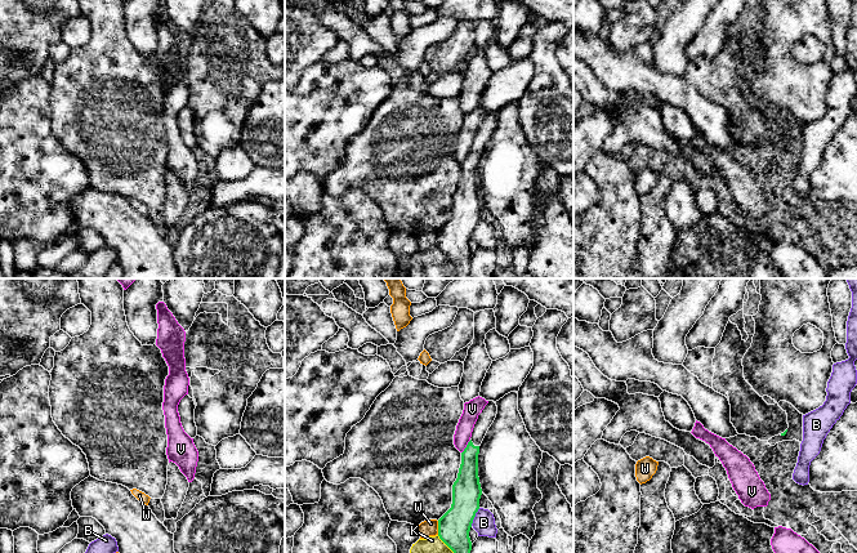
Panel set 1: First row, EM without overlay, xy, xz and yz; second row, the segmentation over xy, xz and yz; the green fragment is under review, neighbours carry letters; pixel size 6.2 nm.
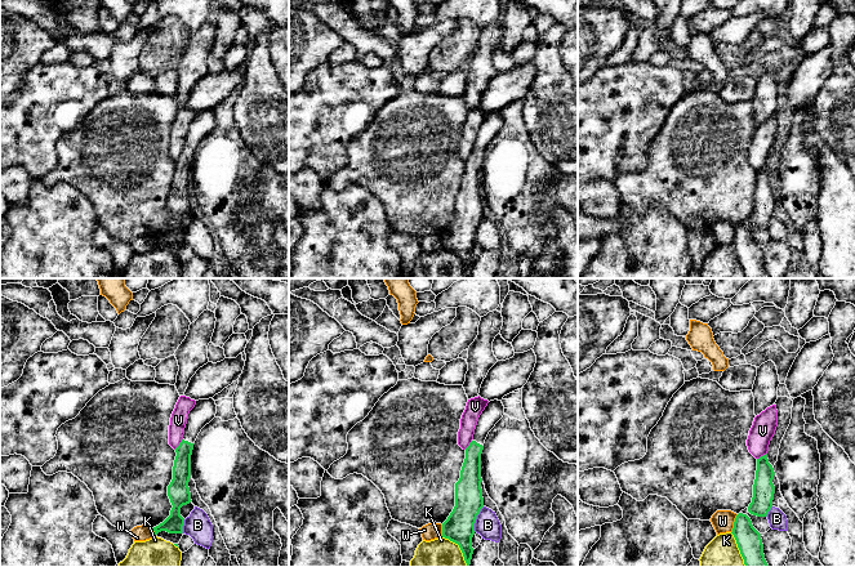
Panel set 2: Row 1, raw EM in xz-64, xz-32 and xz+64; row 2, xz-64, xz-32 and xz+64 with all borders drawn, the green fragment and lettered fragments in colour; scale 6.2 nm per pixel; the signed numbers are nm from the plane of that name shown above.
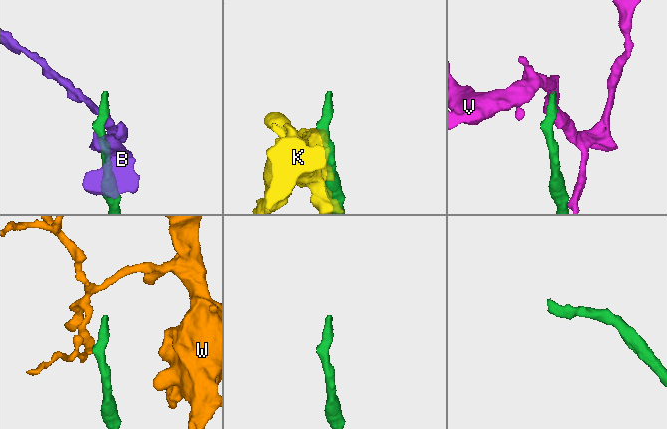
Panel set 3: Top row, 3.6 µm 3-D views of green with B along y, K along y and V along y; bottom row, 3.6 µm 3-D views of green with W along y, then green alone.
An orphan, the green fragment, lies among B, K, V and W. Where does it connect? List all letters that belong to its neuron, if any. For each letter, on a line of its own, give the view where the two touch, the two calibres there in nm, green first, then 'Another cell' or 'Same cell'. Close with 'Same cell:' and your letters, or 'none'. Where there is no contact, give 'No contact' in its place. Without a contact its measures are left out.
B: Touches green in xz. Thickness 200 nm (green) against 140 nm. Another cell
K: Touches green in xz. Thickness 200 nm (green) against 300 nm. Another cell
V: Touches green in xz. Thickness 160 nm (green) against 110 nm. Another cell
W: Touches green in xz. Thickness 200 nm (green) against 100 nm. Another cell
Same cell: none

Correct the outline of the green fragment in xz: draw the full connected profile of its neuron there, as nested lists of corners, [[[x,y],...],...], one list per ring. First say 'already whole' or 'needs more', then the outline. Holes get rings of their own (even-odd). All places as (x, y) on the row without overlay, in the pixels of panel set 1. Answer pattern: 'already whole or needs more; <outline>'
needs more; [[[488,112],[474,135],[470,152],[461,164],[457,189],[452,196],[451,219],[438,231],[438,247],[454,263],[456,278],[470,278],[469,242],[479,220],[482,200],[478,188],[479,157],[494,134],[497,117]]]

